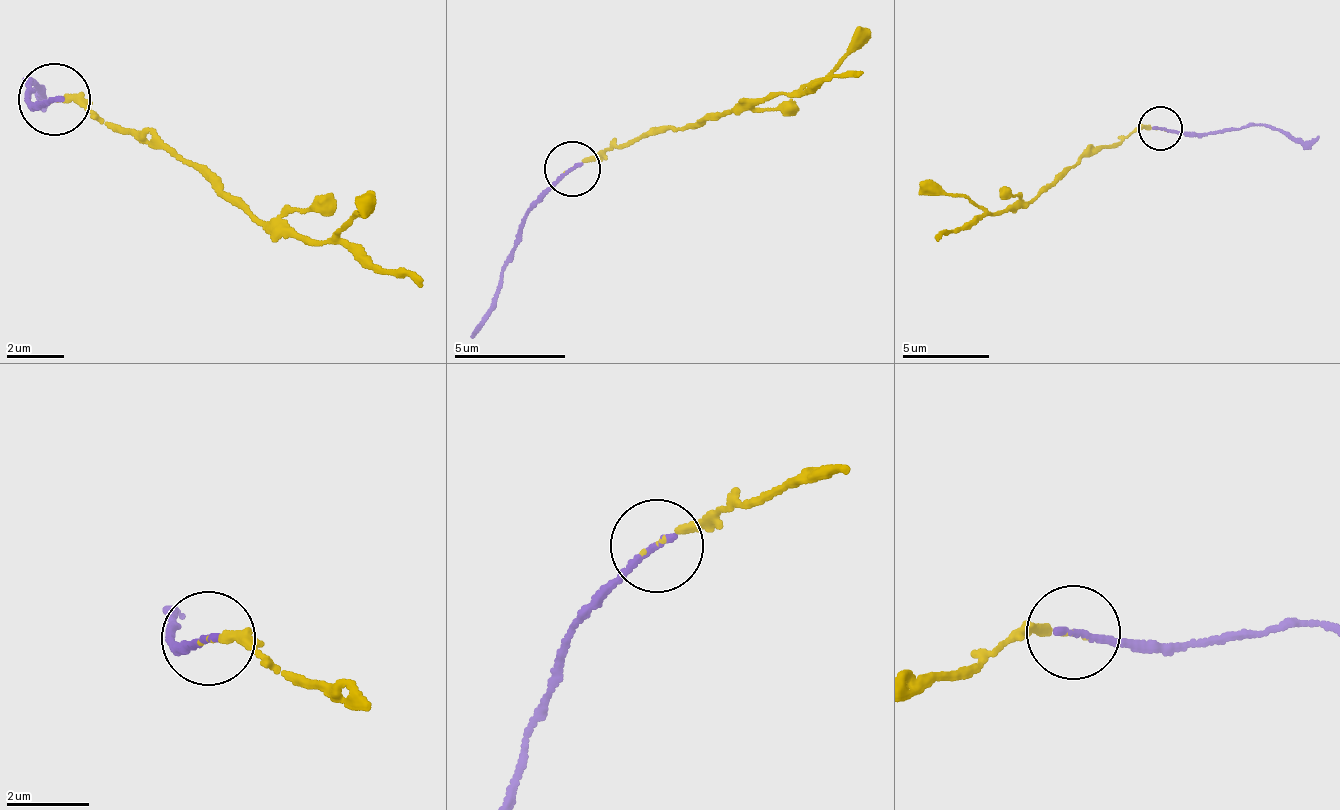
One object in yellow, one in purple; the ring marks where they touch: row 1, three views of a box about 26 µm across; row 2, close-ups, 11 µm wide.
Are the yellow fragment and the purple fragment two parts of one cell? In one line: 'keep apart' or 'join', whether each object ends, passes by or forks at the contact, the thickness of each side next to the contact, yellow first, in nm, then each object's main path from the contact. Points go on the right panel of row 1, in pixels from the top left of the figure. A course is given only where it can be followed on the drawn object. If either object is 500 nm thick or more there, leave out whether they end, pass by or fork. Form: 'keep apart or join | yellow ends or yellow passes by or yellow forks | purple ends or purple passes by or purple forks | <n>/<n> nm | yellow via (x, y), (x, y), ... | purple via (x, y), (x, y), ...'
join | yellow ends | purple ends | 120/150 nm | yellow via (1160, 127), (1134, 129), (1118, 143), (1075, 161), (1012, 210), (982, 214), (953, 233), (935, 236) | purple via (1160, 127), (1210, 134), (1261, 125), (1294, 135), (1317, 134)

